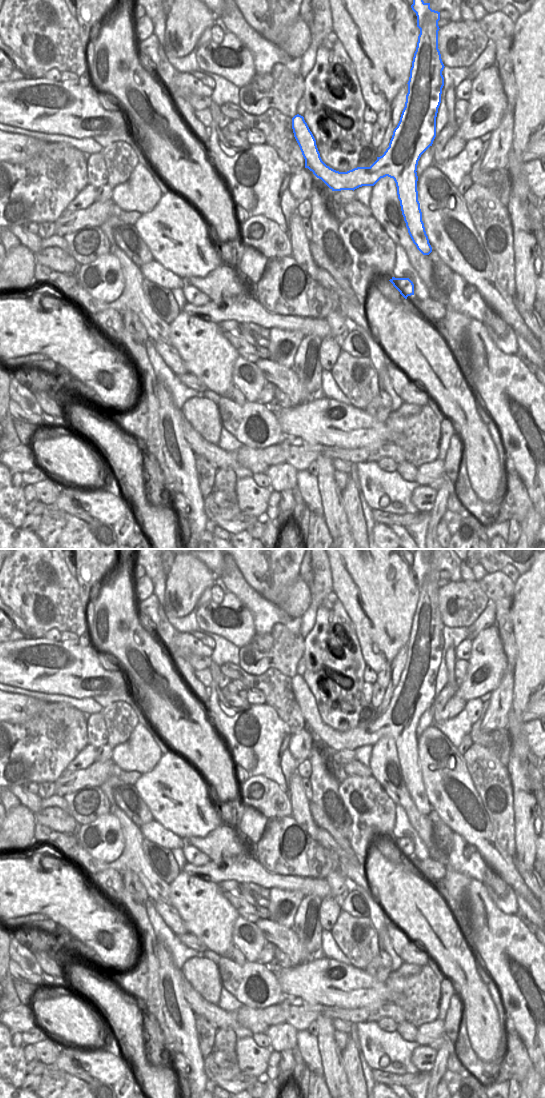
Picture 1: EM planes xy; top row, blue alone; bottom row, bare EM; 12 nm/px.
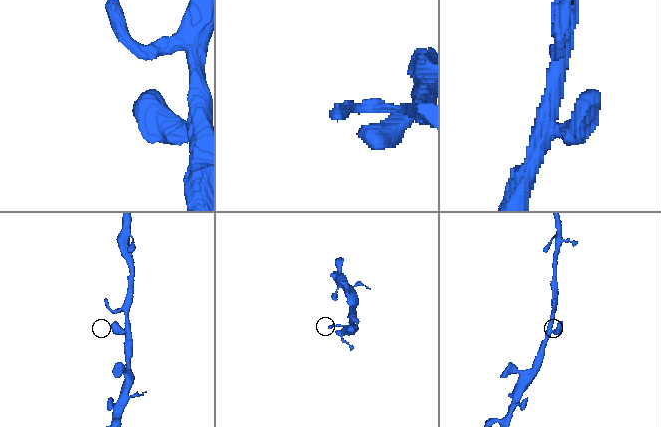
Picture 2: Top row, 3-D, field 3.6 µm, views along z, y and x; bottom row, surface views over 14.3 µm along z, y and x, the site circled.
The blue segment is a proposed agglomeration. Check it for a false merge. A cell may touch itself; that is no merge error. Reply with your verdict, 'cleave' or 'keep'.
keep

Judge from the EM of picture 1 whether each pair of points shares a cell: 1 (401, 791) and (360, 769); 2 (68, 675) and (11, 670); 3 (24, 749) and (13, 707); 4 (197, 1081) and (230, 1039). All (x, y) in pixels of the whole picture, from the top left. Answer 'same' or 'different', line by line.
1: different
2: same
3: different
4: different

